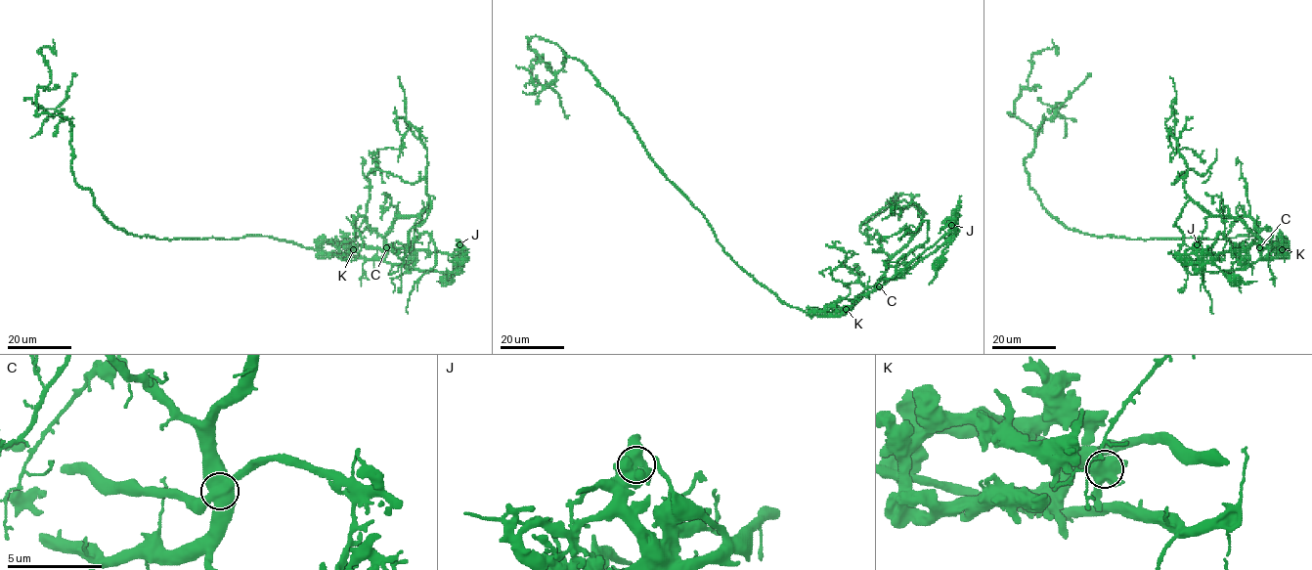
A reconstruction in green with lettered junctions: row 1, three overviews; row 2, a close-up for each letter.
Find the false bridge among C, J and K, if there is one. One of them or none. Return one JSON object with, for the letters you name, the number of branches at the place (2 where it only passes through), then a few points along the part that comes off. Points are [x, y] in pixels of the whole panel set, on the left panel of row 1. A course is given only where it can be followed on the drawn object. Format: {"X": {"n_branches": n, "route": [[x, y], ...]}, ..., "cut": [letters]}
{"C": {"n_branches": 4, "route": [[386, 247], [394, 242], [457, 256], [468, 252]]}, "cut": ["C"]}

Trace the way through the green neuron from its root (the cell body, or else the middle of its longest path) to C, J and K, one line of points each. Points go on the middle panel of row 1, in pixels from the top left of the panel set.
C: (939, 263), (942, 262), (942, 251), (953, 236), (902, 275), (878, 286)
J: (939, 263), (942, 262), (942, 251), (954, 237), (956, 224), (951, 225)
K: (939, 263), (942, 262), (942, 251), (953, 236), (902, 275), (861, 294), (846, 309)

